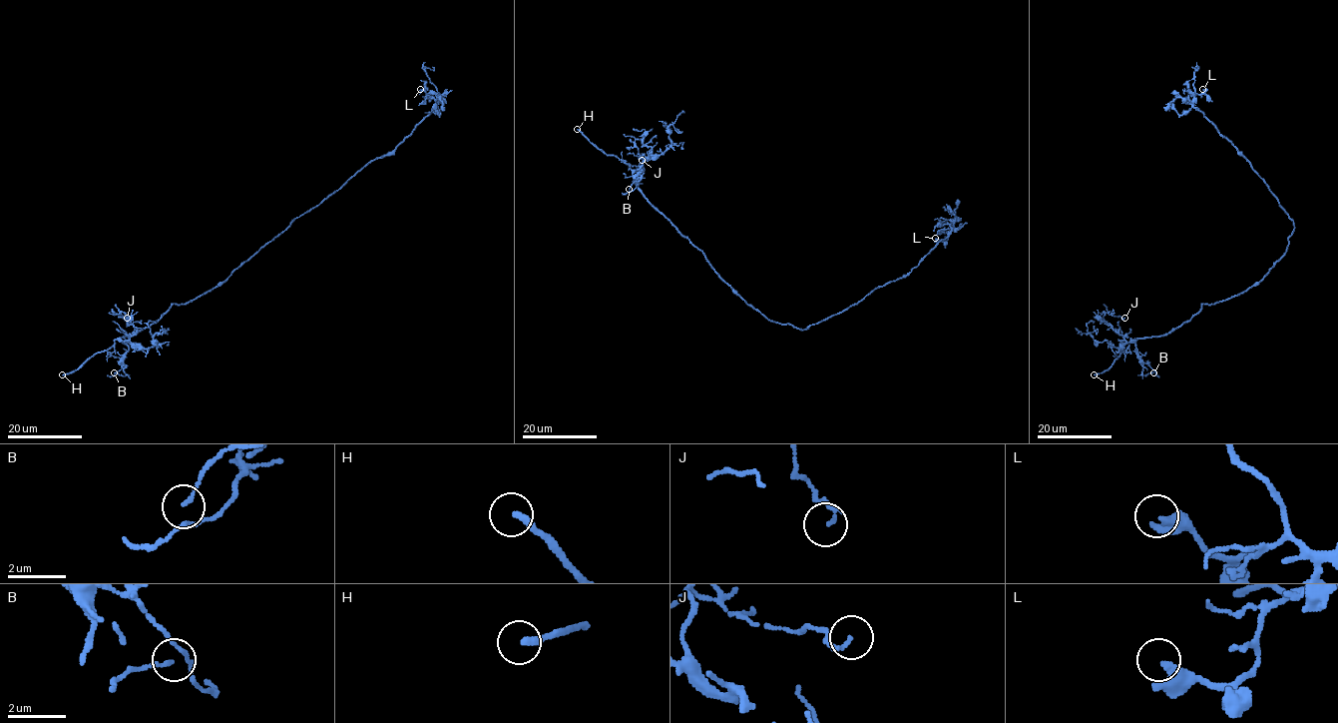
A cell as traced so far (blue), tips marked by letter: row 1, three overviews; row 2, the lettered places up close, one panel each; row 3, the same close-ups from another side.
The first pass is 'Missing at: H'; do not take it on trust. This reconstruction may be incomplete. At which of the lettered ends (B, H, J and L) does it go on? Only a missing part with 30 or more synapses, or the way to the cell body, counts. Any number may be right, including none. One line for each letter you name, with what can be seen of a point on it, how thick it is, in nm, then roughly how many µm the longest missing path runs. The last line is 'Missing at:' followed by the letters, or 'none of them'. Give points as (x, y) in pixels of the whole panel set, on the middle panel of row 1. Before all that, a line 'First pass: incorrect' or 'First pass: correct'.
First pass: correct
H: Place: (577, 129). Thickness 240 nm. Missing length about 60 µm
Missing at: H

